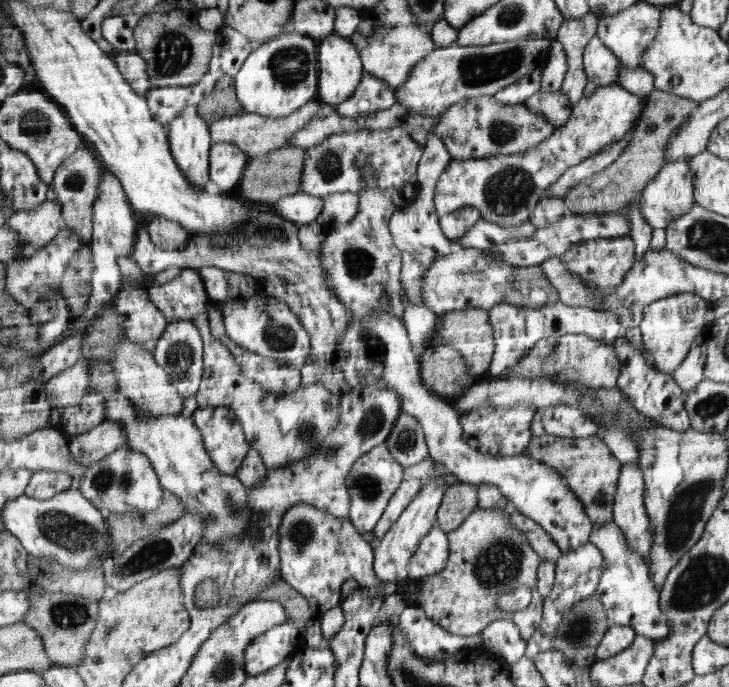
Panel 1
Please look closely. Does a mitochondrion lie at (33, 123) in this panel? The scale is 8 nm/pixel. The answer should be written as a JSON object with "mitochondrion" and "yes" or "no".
{"mitochondrion":"yes"}

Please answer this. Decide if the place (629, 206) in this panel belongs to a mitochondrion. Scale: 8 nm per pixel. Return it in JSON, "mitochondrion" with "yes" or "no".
{"mitochondrion":"no"}

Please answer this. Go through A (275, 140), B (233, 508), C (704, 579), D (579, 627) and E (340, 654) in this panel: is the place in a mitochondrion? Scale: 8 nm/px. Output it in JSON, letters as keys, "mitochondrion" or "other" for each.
{"A":"other","B":"mitochondrion","C":"mitochondrion","D":"mitochondrion","E":"other"}

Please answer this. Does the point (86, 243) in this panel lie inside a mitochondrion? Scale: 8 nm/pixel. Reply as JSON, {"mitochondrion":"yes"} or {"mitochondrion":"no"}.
{"mitochondrion":"no"}

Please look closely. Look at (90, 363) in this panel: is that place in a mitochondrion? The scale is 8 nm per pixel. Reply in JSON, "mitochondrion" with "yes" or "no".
{"mitochondrion":"no"}

